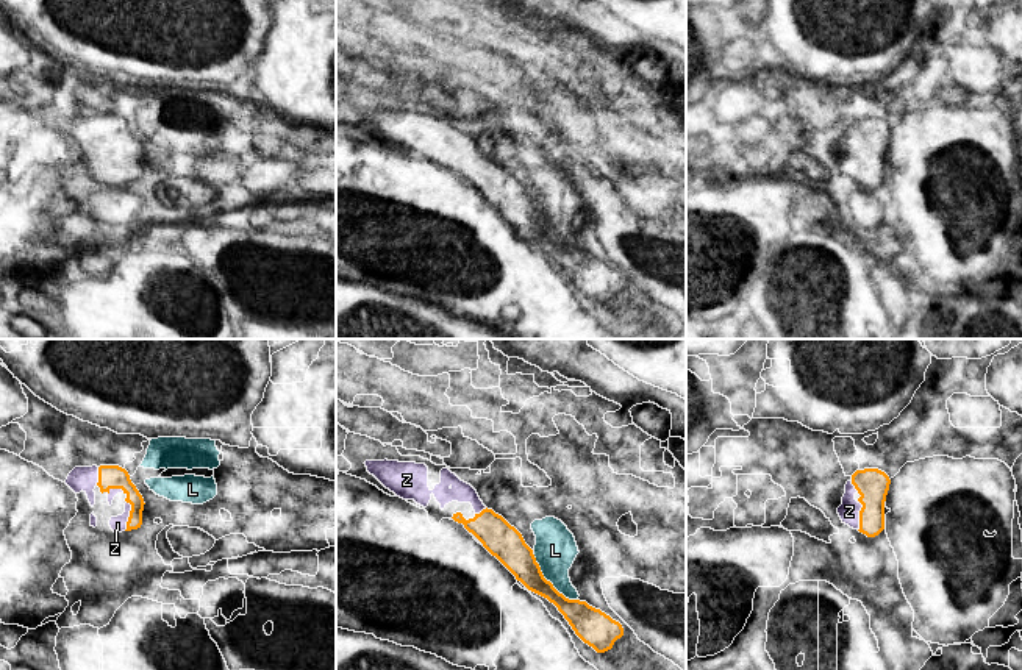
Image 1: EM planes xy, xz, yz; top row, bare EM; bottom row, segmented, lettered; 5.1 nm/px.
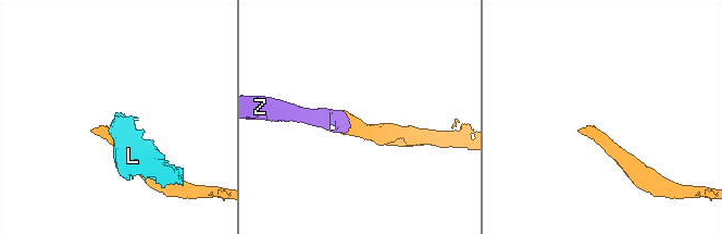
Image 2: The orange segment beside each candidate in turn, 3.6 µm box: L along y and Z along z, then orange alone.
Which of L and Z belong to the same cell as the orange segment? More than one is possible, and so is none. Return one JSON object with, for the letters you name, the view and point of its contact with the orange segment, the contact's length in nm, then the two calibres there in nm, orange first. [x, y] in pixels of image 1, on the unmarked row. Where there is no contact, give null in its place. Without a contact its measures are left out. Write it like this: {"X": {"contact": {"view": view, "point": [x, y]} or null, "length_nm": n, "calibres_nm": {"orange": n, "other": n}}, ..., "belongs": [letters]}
{"Z": {"contact": {"view": "xy", "point": [130, 166]}, "length_nm": 150, "calibres_nm": {"orange": 130, "other": 80}}, "belongs": ["Z"]}

